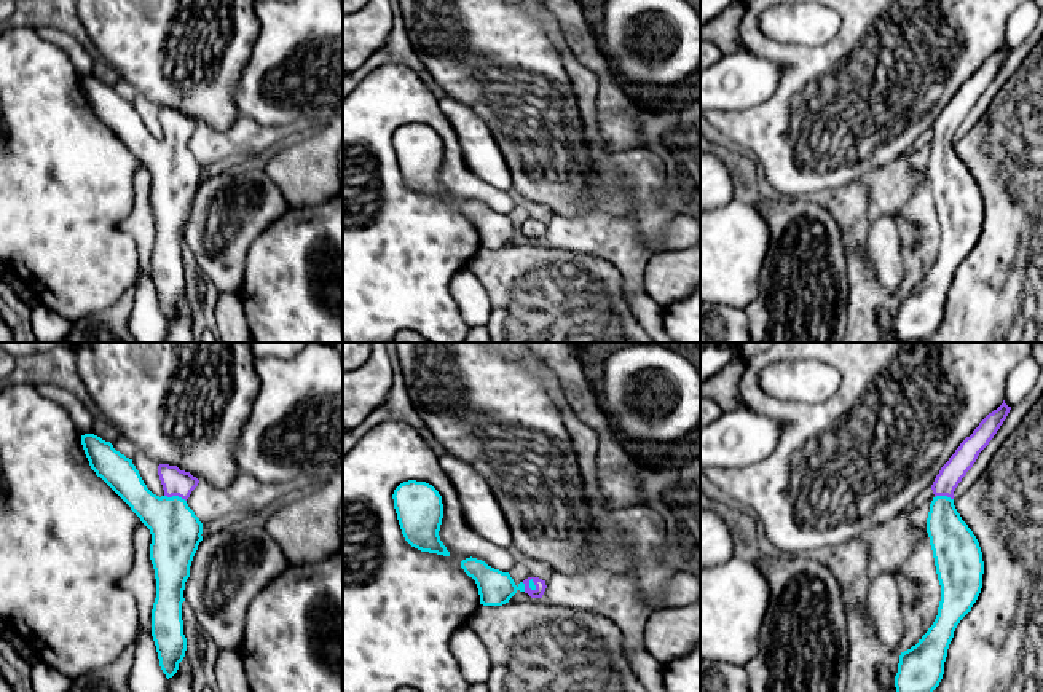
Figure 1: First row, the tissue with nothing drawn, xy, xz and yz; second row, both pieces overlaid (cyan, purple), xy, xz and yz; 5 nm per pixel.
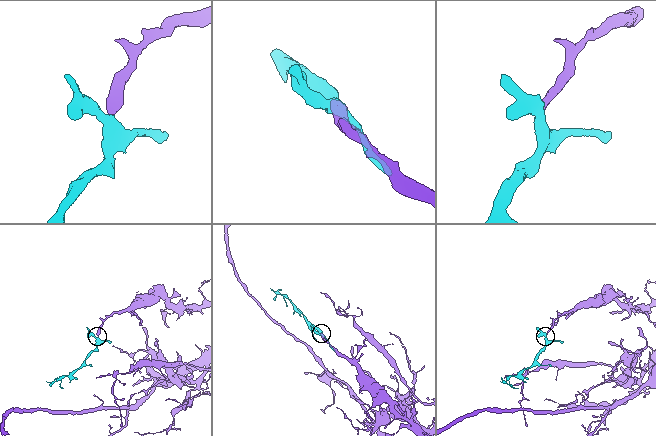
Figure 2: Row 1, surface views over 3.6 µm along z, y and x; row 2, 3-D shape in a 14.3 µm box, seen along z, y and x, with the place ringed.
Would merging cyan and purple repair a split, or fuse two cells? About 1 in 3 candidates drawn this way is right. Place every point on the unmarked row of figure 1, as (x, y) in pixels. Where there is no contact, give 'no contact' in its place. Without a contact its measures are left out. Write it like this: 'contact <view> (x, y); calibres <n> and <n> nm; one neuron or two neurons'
contact xy (176, 139); calibres 260 and 140 nm; one neuron

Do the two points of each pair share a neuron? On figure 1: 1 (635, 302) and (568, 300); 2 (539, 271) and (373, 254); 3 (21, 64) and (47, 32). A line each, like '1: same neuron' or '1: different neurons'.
1: different neurons
2: different neurons
3: different neurons

